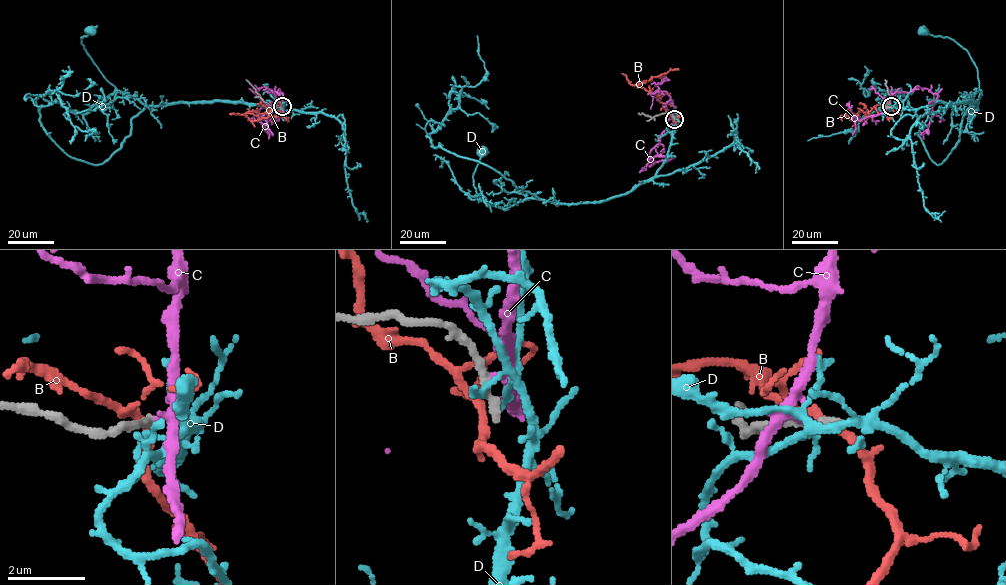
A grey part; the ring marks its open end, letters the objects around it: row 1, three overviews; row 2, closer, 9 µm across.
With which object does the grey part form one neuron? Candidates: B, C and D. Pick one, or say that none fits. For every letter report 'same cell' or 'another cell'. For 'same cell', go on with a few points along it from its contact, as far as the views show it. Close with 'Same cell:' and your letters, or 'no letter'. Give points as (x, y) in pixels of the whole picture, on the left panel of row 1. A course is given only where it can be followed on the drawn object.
B: another cell
C: another cell
D: another cell
Same cell: no letter

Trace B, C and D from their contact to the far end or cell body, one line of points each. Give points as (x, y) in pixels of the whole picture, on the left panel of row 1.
B: (281, 106), (274, 103), (264, 113), (249, 111), (246, 115), (251, 121), (269, 116), (283, 117), (286, 121)
C: (281, 106), (282, 93), (269, 93), (266, 87), (257, 89), (262, 105), (258, 118), (270, 133), (268, 139)
D: (281, 107), (267, 101), (142, 104), (117, 89), (84, 49), (81, 37), (90, 30)

